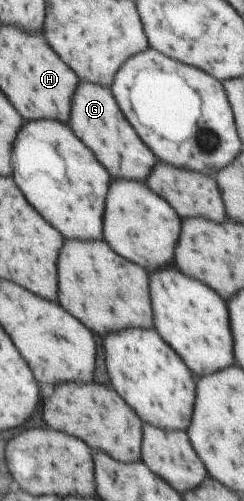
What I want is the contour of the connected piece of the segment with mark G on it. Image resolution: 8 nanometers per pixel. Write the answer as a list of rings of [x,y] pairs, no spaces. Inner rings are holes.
[[[82,81],[82,85],[78,85],[78,93],[74,93],[74,113],[70,113],[70,121],[74,121],[74,129],[86,137],[86,145],[94,145],[94,149],[98,149],[98,157],[110,165],[110,173],[114,173],[114,177],[134,177],[144,181],[150,167],[158,162],[122,115],[117,98],[109,87]]]

